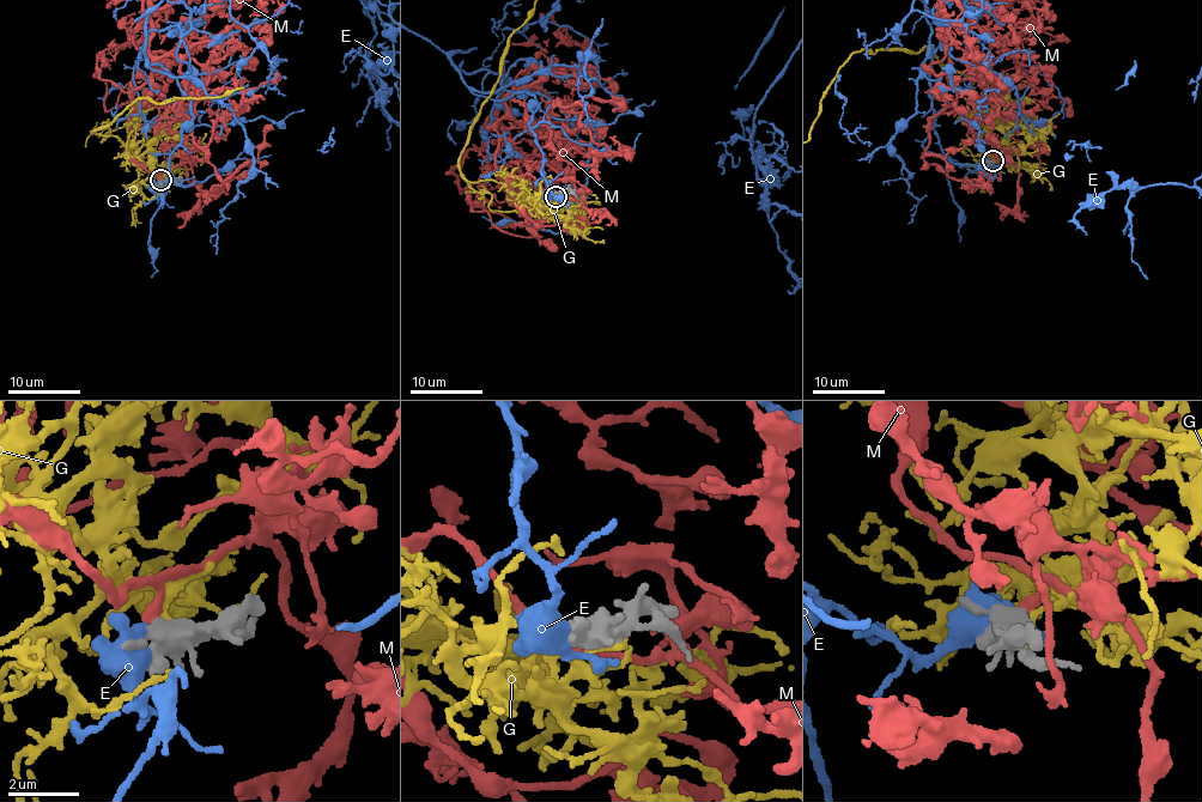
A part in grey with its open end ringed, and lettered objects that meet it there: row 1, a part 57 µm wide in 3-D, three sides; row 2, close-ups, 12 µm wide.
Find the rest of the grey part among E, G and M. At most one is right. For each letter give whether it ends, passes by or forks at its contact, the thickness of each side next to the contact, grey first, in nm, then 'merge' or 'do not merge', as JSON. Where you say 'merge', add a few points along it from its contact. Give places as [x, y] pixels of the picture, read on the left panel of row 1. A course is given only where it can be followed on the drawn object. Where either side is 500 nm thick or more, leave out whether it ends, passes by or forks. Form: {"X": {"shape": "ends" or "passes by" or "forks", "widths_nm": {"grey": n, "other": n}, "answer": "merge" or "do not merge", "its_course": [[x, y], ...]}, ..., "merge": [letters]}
{"E": {"shape": "ends", "widths_nm": {"grey": 440, "other": 340}, "answer": "do not merge"}, "G": {"shape": "ends", "widths_nm": {"grey": 480, "other": 240}, "answer": "do not merge"}, "M": {"shape": "ends", "widths_nm": {"grey": 420, "other": 300}, "answer": "merge"}, "merge": ["M"]}

